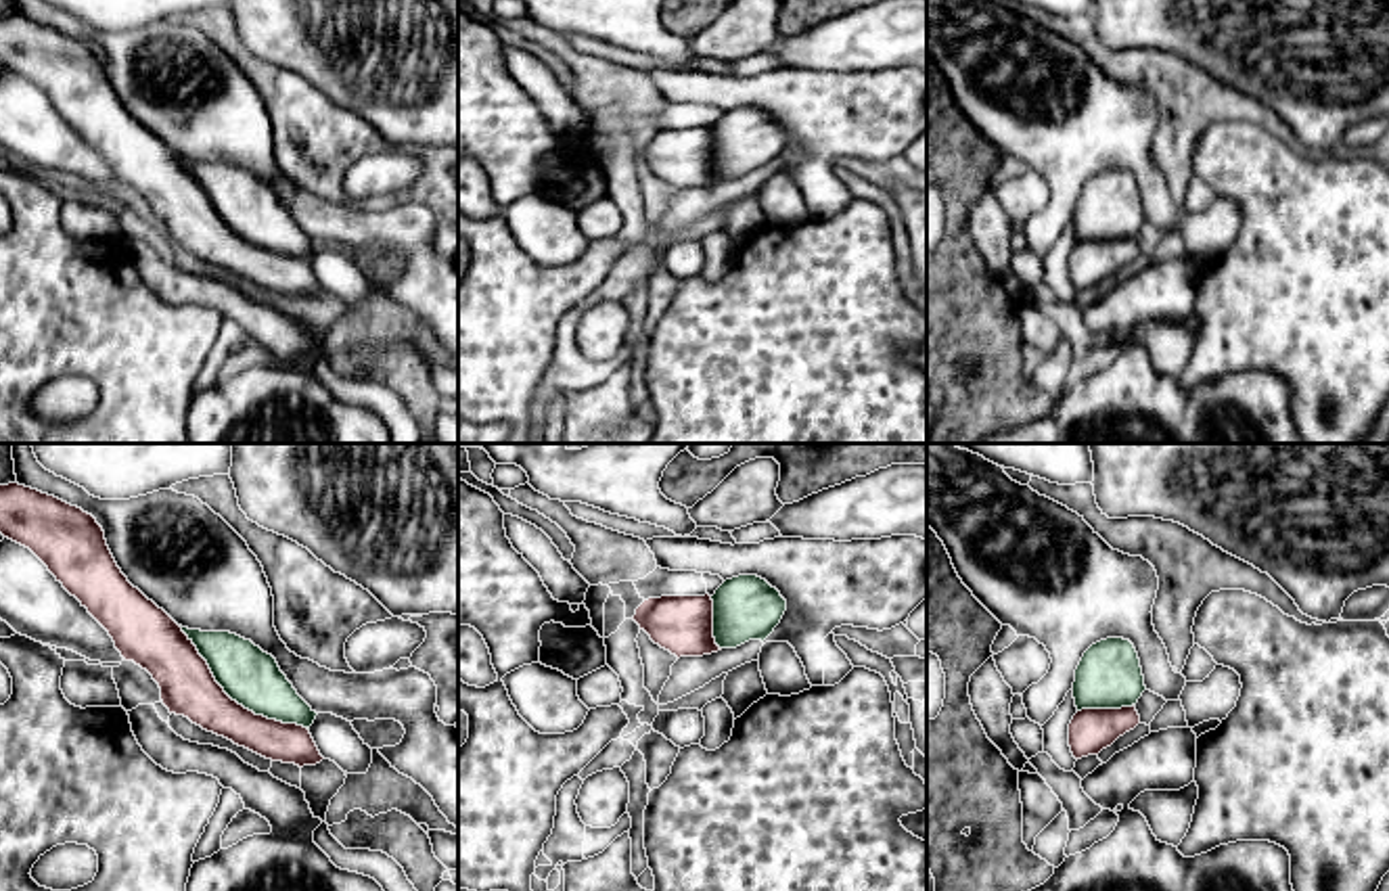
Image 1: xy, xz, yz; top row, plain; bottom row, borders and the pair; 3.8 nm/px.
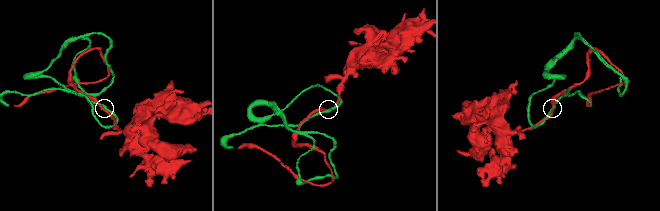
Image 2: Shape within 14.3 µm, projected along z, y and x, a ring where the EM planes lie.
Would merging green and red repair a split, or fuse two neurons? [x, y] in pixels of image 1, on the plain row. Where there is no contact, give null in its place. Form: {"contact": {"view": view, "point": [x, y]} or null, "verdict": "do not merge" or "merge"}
{"contact": {"view": "xy", "point": [235, 231]}, "verdict": "merge"}

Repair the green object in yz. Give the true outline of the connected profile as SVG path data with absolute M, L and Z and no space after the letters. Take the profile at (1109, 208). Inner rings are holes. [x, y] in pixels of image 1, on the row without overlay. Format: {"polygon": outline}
{"polygon": "M1107 169L1092 176L1077 201L1073 213L1073 230L1077 245L1069 255L1069 278L1075 291L1098 287L1111 278L1119 268L1140 255L1136 234L1146 222L1138 184L1130 172Z"}

